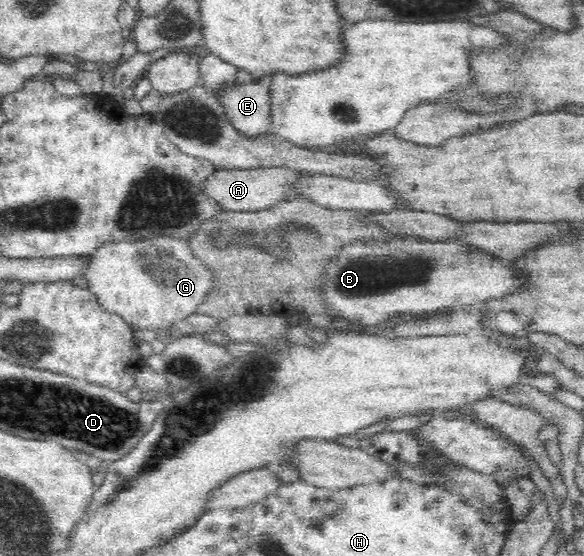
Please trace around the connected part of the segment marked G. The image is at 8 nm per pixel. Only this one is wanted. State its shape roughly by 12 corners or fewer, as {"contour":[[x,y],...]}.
{"contour":[[189,241],[105,243],[84,277],[137,331],[198,313],[216,283]]}

